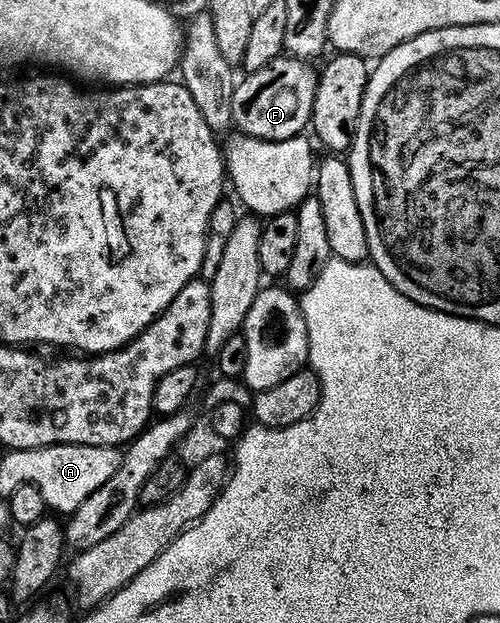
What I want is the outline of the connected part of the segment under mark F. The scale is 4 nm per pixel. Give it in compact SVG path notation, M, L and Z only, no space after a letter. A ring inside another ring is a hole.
M282 54L257 72L250 72L236 81L231 98L232 127L238 133L260 140L286 140L302 135L313 119L313 103L317 93L319 72L307 60Z

